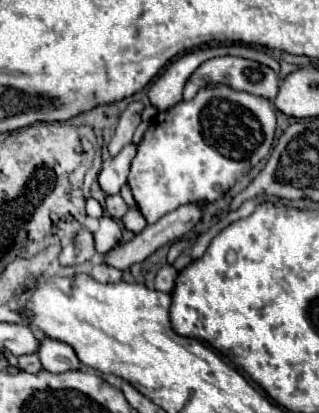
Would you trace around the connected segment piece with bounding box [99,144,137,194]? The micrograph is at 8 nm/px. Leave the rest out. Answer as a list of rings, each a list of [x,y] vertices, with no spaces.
[[[127,144],[117,156],[113,156],[107,162],[107,166],[99,174],[99,184],[101,184],[105,194],[117,194],[121,190],[121,186],[127,182],[129,164],[131,164],[135,154],[137,154],[137,146]]]

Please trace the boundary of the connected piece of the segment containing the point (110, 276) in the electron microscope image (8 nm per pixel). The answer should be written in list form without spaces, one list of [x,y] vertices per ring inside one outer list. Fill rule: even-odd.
[[[93,260],[89,264],[89,274],[97,280],[97,282],[119,282],[121,280],[121,270],[115,270],[113,266],[107,266],[101,260]]]

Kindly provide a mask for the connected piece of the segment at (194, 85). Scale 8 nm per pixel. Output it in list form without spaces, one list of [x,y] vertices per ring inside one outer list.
[[[237,56],[211,58],[211,60],[203,62],[203,66],[199,66],[199,70],[195,70],[195,74],[191,74],[191,78],[187,80],[187,86],[183,90],[183,100],[191,100],[197,94],[197,90],[201,90],[205,86],[213,86],[213,84],[229,84],[233,90],[251,92],[255,96],[263,96],[267,100],[273,100],[279,90],[279,76],[269,66],[263,66],[255,60],[237,58]]]

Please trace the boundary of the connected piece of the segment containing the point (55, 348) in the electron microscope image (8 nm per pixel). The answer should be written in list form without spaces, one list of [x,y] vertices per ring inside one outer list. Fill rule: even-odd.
[[[49,338],[41,340],[37,356],[41,360],[43,370],[47,372],[67,372],[67,370],[77,370],[81,366],[71,346],[57,340],[49,340]]]

